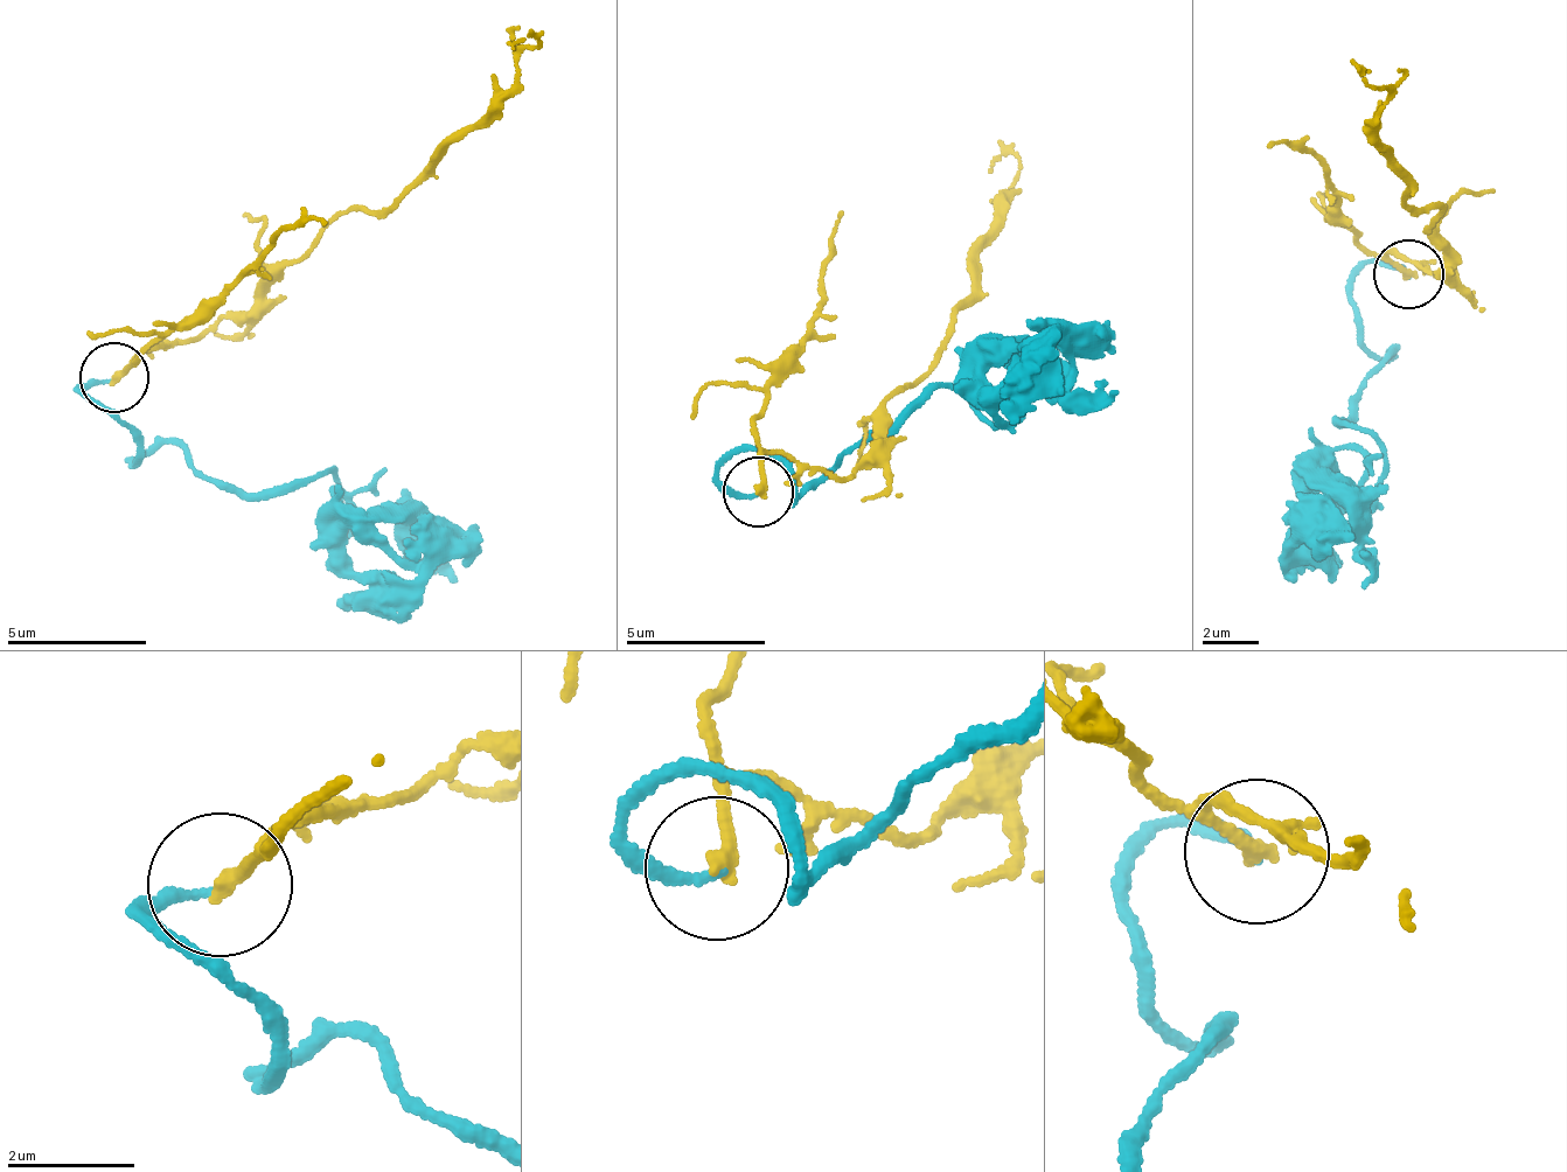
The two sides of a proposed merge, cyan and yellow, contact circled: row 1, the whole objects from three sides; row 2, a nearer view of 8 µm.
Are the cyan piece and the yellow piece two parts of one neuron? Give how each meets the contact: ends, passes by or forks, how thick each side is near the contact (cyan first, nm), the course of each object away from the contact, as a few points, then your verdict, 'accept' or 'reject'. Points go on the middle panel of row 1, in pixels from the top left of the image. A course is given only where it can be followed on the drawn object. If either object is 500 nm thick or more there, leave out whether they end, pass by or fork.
cyan ends | yellow ends | 170/240 nm | cyan via (758, 495), (716, 472), (766, 453), (813, 490), (934, 388), (969, 406), (969, 382), (1012, 374), (1010, 427) | yellow via (756, 493), (772, 452), (834, 473), (868, 467), (892, 392), (921, 382), (1022, 162), (1004, 159), (987, 171) | reject

